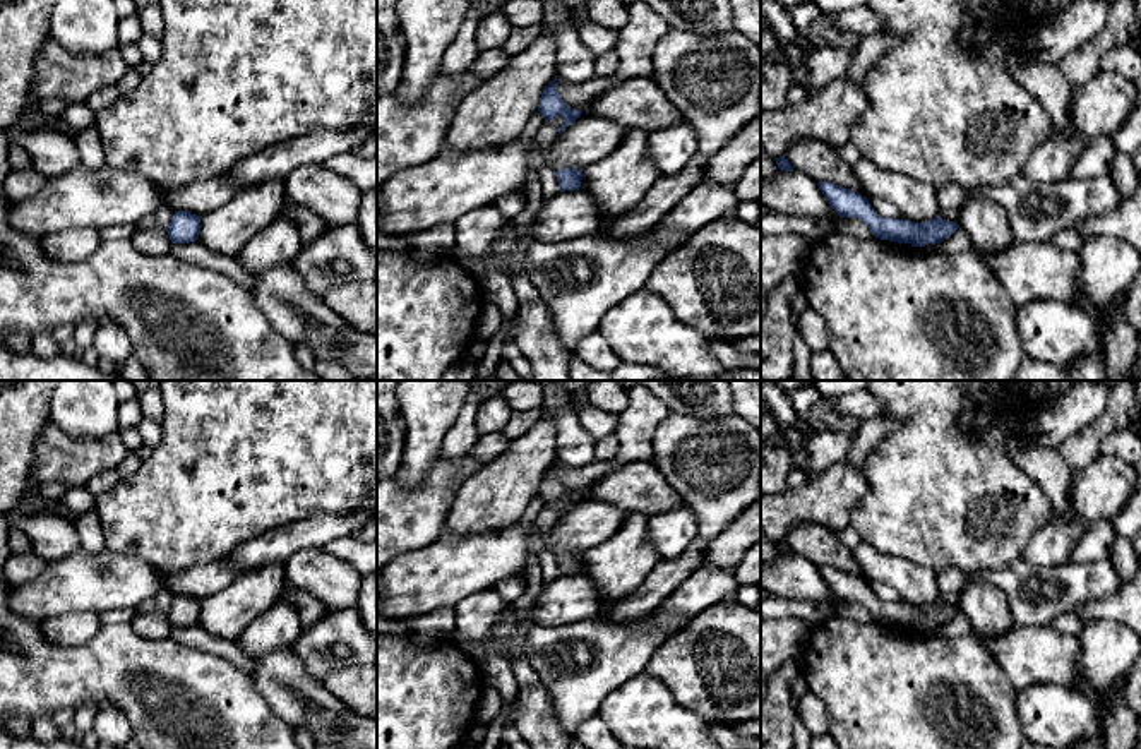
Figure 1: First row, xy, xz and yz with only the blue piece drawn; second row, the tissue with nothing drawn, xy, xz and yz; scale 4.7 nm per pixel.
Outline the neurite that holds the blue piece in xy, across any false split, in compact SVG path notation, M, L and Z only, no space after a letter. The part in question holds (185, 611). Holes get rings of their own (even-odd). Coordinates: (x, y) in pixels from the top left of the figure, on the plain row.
M176 595L166 612L171 627L190 627L199 624L200 600Z

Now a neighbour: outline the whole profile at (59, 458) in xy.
M48 420L36 440L29 476L33 483L84 487L94 475L115 470L128 454L120 432L98 439L72 437Z

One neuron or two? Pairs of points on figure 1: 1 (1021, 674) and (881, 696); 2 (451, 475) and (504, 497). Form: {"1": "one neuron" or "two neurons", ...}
{"1": "two neurons", "2": "two neurons"}

